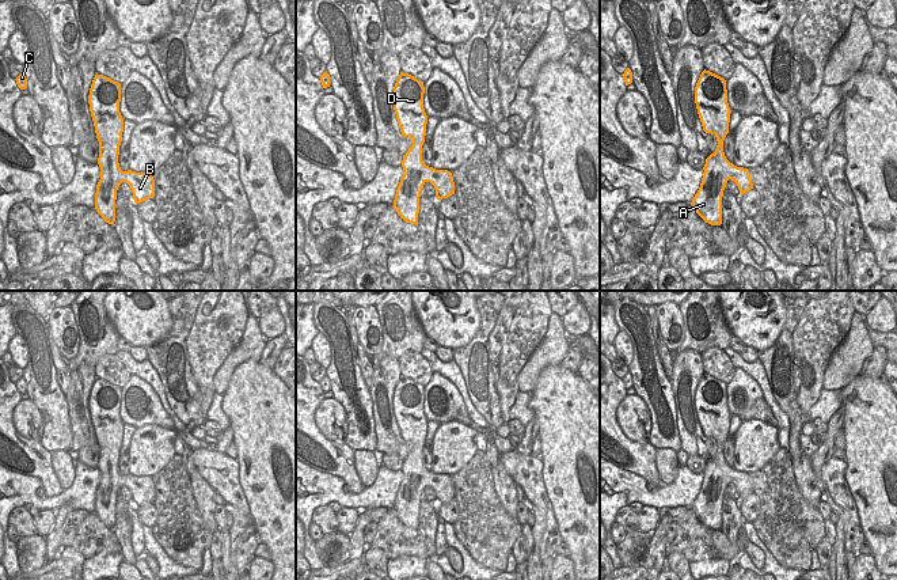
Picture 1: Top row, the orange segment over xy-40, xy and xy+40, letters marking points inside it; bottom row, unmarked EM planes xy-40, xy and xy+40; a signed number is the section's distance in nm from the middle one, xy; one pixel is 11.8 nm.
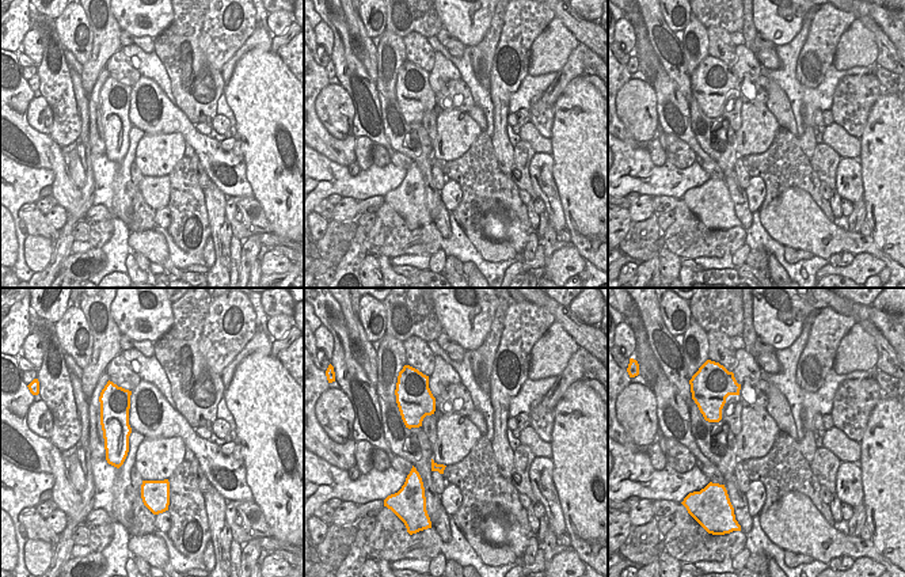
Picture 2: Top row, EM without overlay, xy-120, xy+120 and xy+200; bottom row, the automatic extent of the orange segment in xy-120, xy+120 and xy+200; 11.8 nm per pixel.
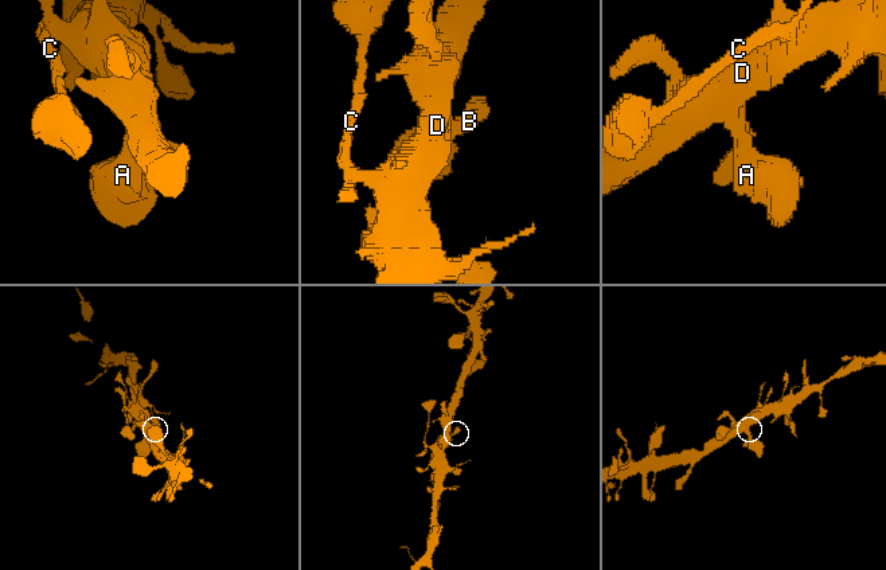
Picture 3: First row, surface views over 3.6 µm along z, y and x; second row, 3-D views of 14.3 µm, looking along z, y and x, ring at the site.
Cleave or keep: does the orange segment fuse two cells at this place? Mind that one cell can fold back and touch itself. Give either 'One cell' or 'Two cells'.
One cell

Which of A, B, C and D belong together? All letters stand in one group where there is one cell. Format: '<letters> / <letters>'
A B C D

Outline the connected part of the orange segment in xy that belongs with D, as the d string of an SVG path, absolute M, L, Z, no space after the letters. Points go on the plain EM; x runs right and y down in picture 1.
M400 376L394 391L394 414L402 440L411 441L413 450L403 459L403 481L396 493L394 512L407 527L418 531L419 501L426 486L436 493L436 503L455 499L455 486L448 474L436 474L422 465L427 420L423 413L423 386Z

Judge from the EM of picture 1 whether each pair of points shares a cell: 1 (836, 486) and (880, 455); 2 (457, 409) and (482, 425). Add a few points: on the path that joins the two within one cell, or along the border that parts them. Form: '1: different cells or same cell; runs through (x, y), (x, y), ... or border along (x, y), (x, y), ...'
1: different cells; border along (844, 461), (846, 482), (858, 510)
2: different cells; border along (456, 389), (471, 425)

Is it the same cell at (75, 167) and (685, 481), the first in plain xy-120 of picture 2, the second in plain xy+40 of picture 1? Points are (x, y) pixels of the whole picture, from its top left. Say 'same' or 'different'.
different

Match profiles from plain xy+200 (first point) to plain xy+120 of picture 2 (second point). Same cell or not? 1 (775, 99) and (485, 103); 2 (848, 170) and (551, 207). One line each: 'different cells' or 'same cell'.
1: different cells
2: same cell

